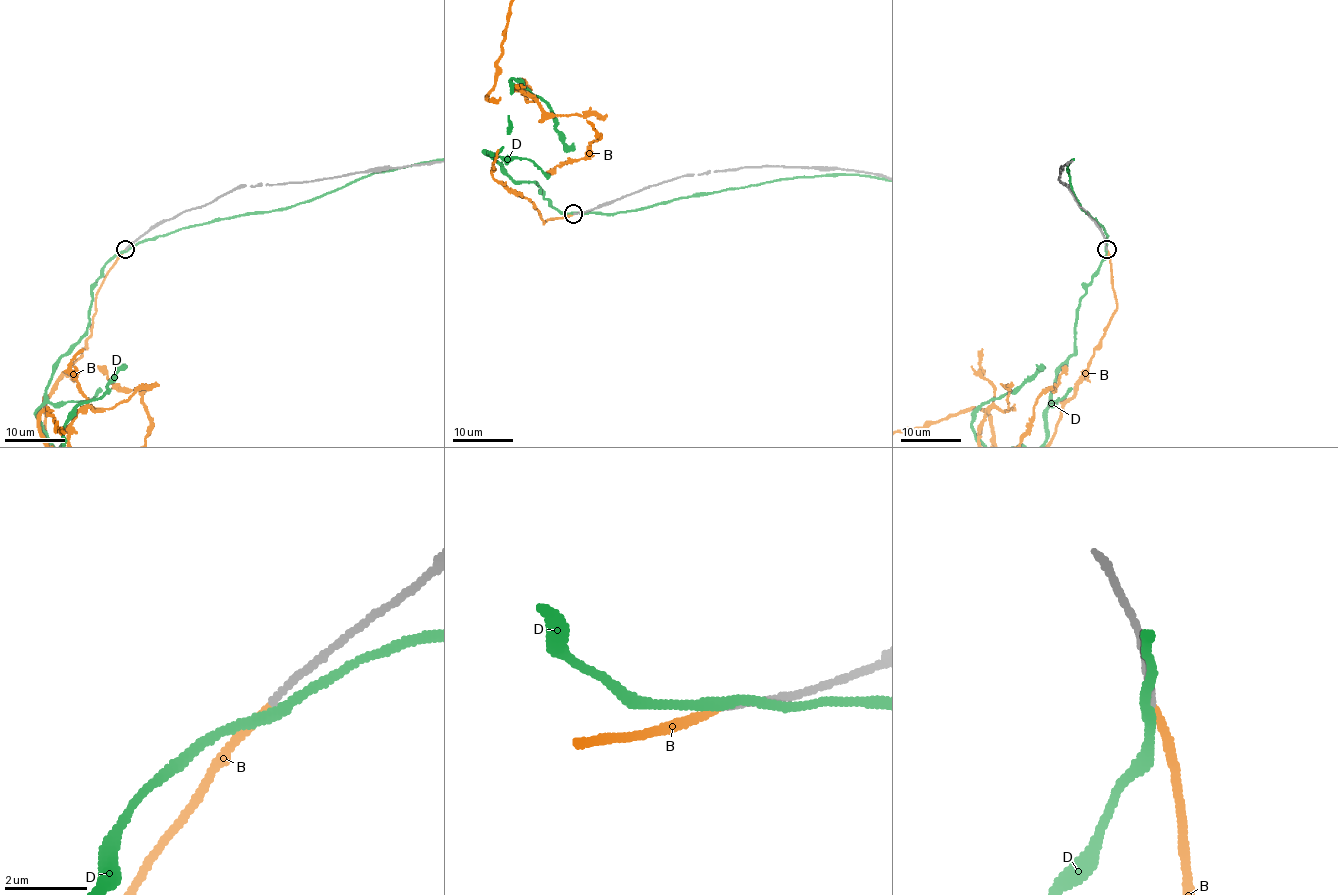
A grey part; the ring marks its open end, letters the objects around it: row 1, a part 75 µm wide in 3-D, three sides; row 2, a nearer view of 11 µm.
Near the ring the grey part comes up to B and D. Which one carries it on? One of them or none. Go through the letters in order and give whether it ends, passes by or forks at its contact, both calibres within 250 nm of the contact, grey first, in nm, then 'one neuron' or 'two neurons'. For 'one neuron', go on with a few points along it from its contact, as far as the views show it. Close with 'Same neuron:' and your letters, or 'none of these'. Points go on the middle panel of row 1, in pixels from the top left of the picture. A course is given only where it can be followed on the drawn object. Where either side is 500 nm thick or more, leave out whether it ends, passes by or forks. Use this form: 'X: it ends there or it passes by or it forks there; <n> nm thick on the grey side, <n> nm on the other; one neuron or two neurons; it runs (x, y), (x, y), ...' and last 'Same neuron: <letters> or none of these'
B: it ends there; 170 nm thick on the grey side, 180 nm on the other; one neuron
D: it passes by; 190 nm thick on the grey side, 260 nm on the other; two neurons
Same neuron: B

